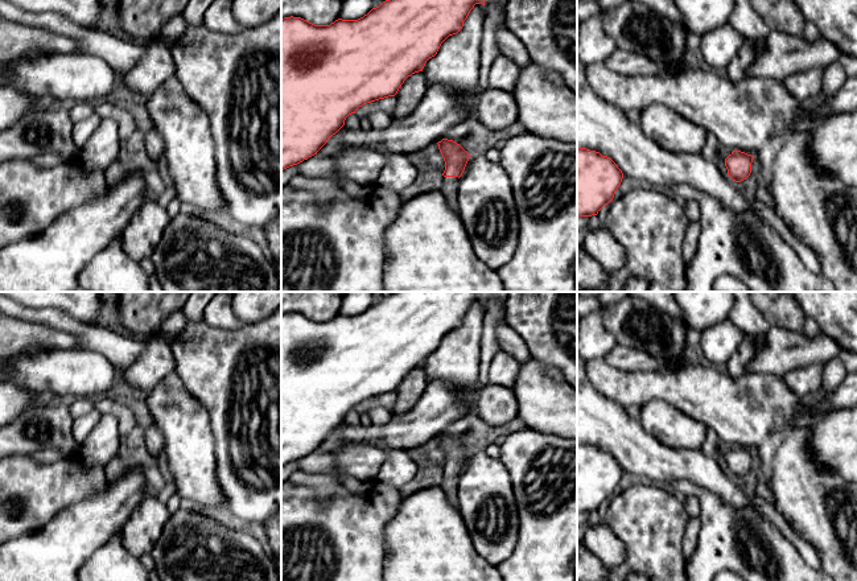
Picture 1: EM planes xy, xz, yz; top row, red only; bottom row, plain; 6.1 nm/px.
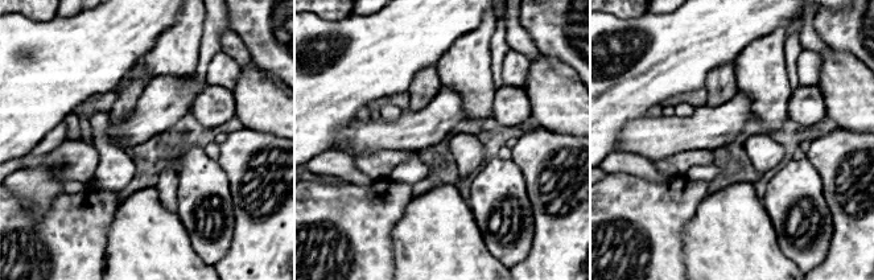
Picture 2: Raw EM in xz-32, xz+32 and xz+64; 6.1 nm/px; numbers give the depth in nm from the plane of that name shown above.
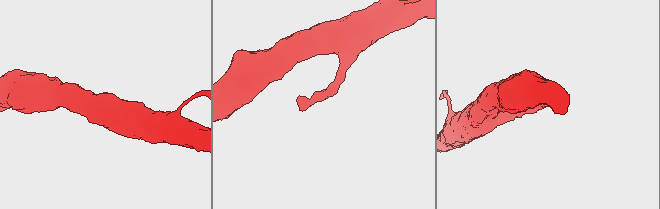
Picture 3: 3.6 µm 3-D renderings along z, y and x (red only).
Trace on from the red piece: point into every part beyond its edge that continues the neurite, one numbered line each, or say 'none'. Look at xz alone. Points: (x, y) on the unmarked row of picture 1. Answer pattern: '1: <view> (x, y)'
1: xz (449, 485)

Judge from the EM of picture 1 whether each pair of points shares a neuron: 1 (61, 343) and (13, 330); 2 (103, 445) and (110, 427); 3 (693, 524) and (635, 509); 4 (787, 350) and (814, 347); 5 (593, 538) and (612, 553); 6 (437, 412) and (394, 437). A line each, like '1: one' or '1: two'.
1: one
2: one
3: two
4: one
5: one
6: one

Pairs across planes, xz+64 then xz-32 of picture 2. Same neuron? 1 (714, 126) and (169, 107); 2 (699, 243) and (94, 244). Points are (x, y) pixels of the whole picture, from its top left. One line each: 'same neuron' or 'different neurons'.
1: same neuron
2: different neurons

